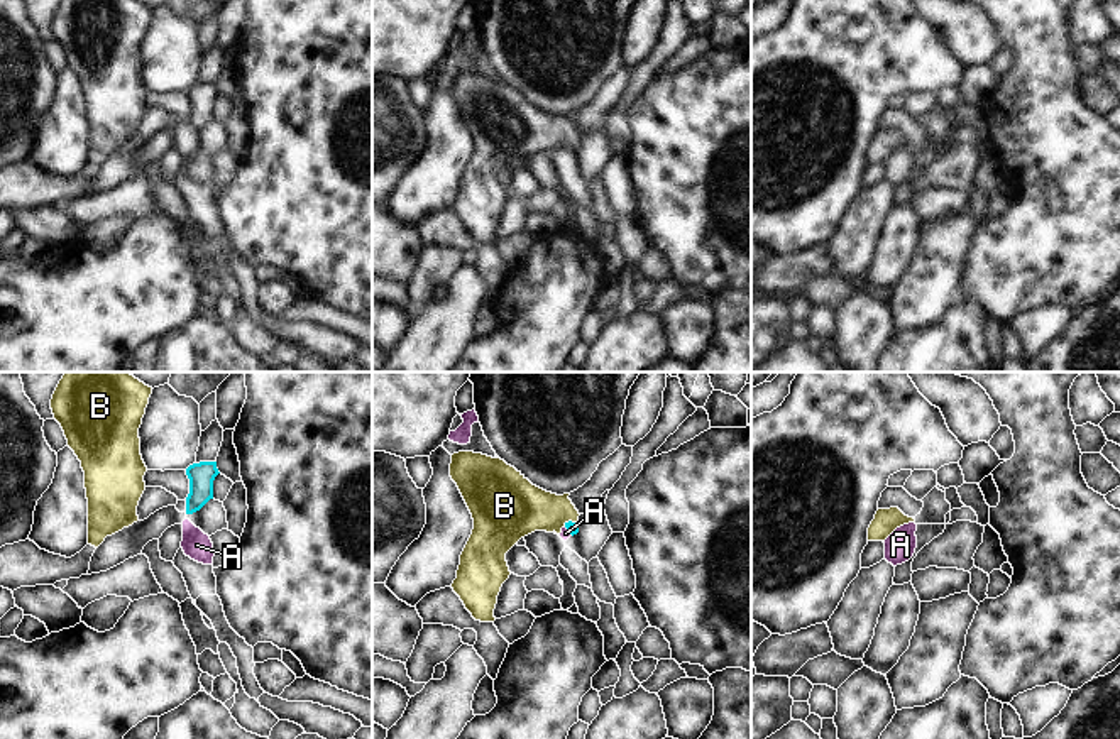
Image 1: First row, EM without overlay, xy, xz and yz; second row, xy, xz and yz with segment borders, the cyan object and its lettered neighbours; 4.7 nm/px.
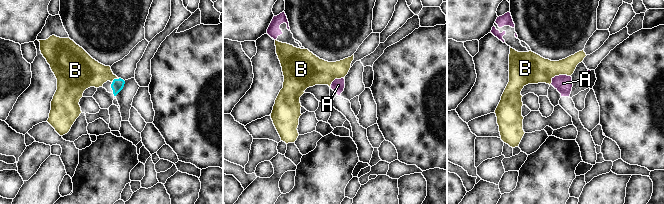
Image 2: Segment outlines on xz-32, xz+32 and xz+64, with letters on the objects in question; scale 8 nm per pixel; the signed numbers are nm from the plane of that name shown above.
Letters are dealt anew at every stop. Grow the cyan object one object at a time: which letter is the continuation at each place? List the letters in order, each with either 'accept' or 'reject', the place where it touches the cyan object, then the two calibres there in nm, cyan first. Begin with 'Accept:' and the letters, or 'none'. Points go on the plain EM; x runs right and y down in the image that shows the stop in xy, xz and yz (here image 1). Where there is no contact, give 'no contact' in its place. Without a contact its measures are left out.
Accept: B
A: reject; contact xz (569, 151); calibres 50 and 50 nm
B: accept; contact xz (570, 142); calibres 50 and 260 nm

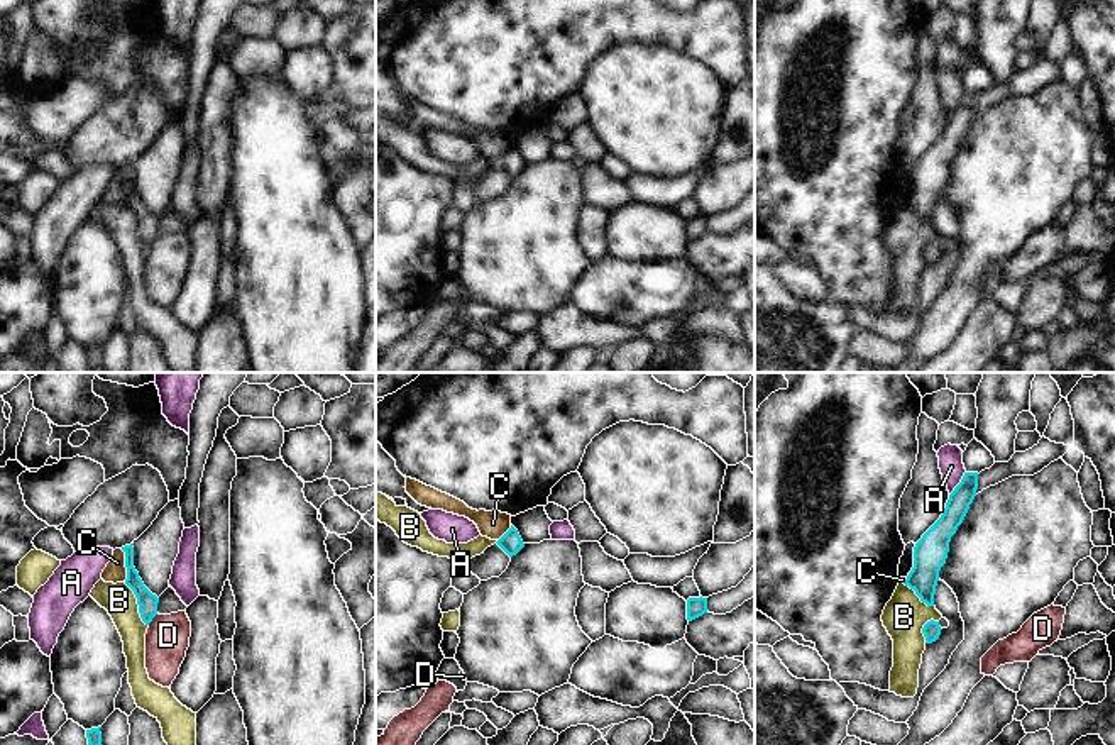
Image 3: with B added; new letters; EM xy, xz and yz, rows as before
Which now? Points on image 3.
Accept: none
A: reject; contact yz (960, 104); calibres 110 and 120 nm
B: reject; contact xy (137, 224); calibres 100 and 160 nm
C: reject; contact xy (126, 187); calibres 100 and 110 nm
D: reject; contact xy (153, 237); calibres 100 and 200 nm

